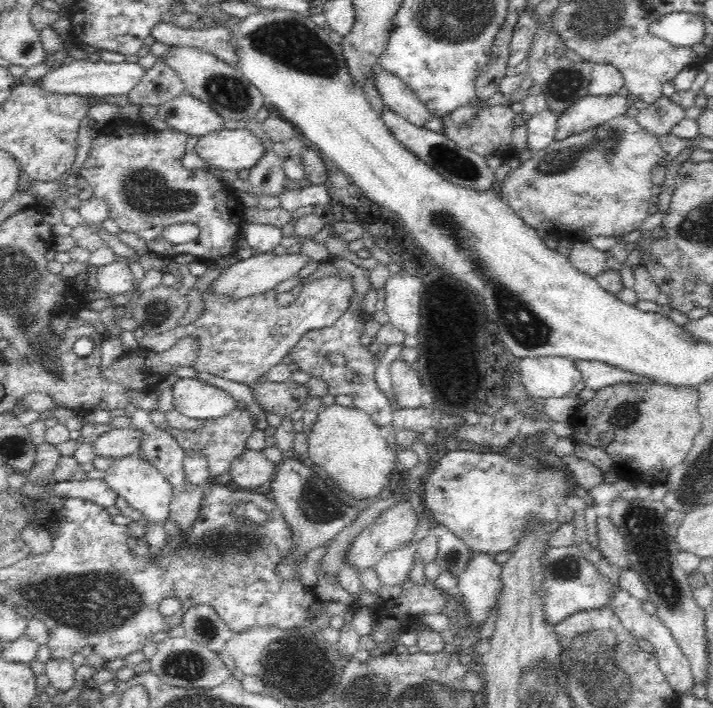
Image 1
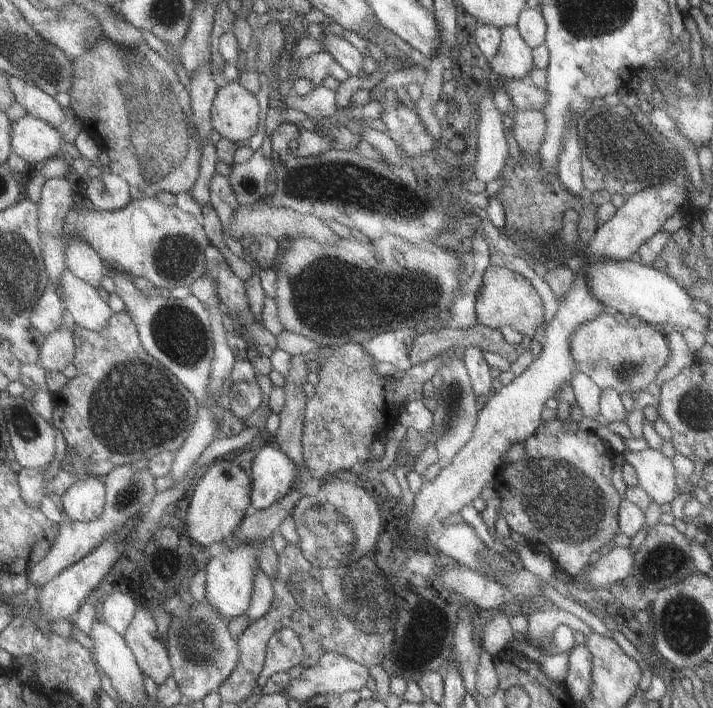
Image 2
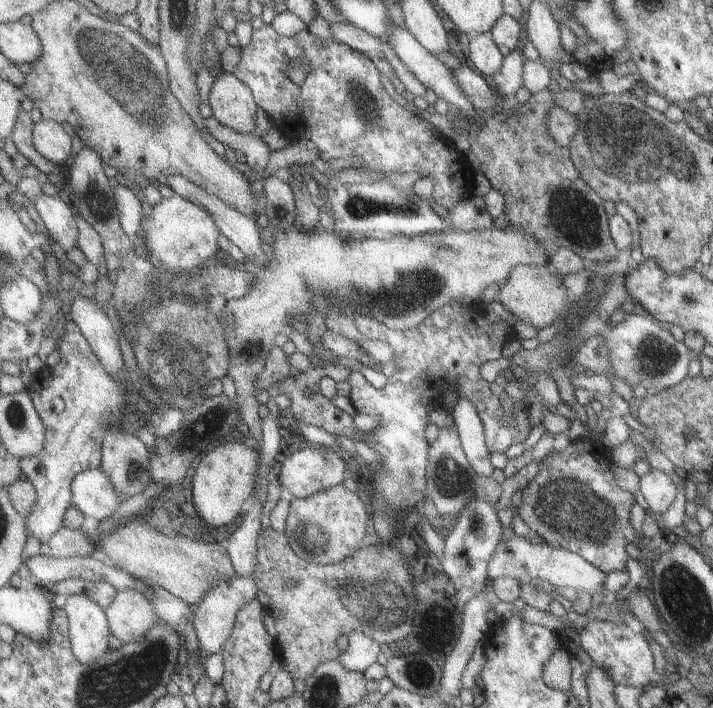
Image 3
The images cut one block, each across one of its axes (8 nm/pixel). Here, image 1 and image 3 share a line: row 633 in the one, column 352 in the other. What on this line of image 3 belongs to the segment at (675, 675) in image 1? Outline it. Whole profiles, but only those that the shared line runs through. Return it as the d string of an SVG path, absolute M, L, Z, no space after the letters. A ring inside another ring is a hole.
M351 631L346 634L347 648L336 656L337 664L348 671L363 672L374 659L378 644L374 643L369 636Z

